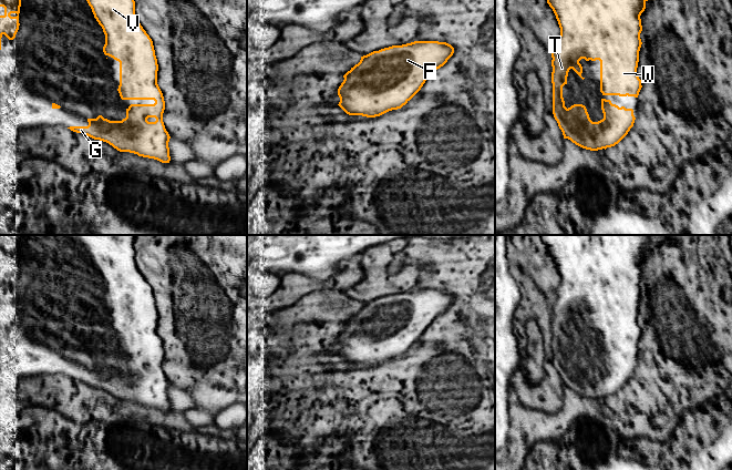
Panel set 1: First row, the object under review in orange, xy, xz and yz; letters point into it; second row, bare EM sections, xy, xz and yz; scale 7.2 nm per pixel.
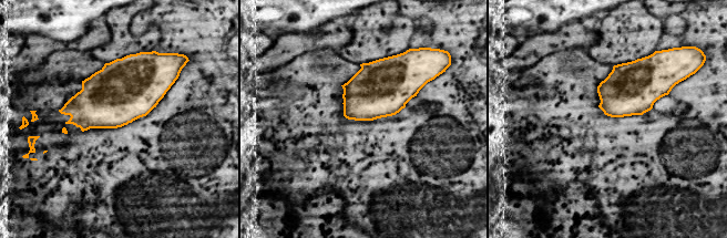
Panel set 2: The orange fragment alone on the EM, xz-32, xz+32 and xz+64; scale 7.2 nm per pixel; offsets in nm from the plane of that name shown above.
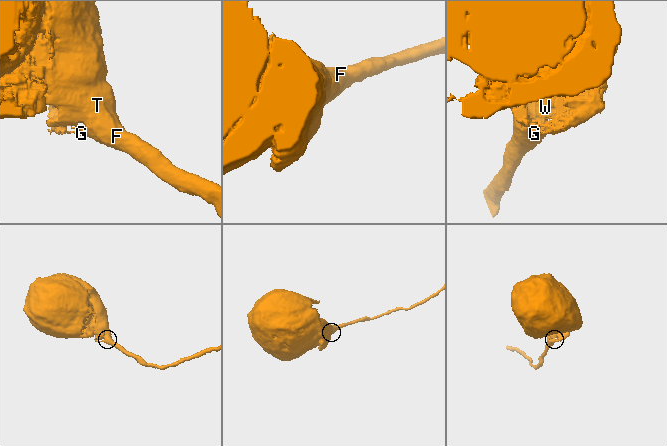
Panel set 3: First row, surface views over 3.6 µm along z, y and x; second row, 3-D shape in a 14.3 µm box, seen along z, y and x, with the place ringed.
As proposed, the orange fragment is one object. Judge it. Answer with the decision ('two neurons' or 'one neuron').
one neuron

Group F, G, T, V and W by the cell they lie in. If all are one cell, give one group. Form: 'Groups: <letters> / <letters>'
Groups: F G T V W

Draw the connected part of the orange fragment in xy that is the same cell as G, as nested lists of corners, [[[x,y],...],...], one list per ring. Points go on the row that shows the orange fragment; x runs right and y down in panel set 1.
[[[86,0],[94,18],[105,34],[103,52],[120,62],[118,93],[122,100],[154,100],[154,104],[131,104],[126,118],[122,121],[110,121],[99,115],[87,119],[87,126],[70,126],[73,132],[82,133],[94,140],[109,143],[120,152],[130,152],[138,156],[169,163],[169,134],[163,122],[165,101],[157,84],[158,64],[153,41],[135,16],[134,0]]]

